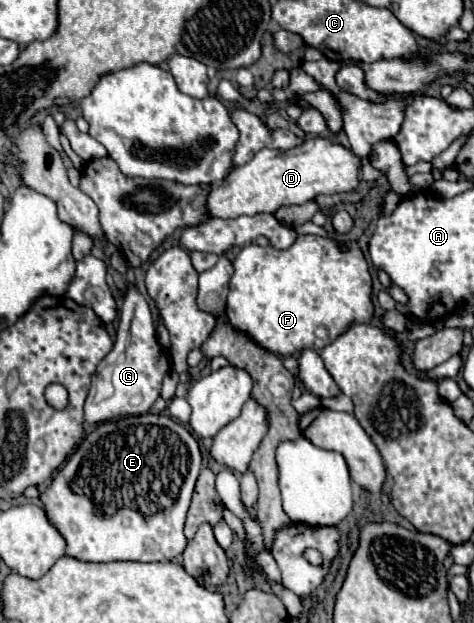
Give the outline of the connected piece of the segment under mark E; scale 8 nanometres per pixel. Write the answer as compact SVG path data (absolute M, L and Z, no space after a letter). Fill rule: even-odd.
M162 414L124 416L96 426L38 498L46 518L64 536L70 558L82 562L166 562L180 558L188 544L184 522L200 464L202 454L196 438L172 418ZM124 500L132 500L132 508L124 506Z

